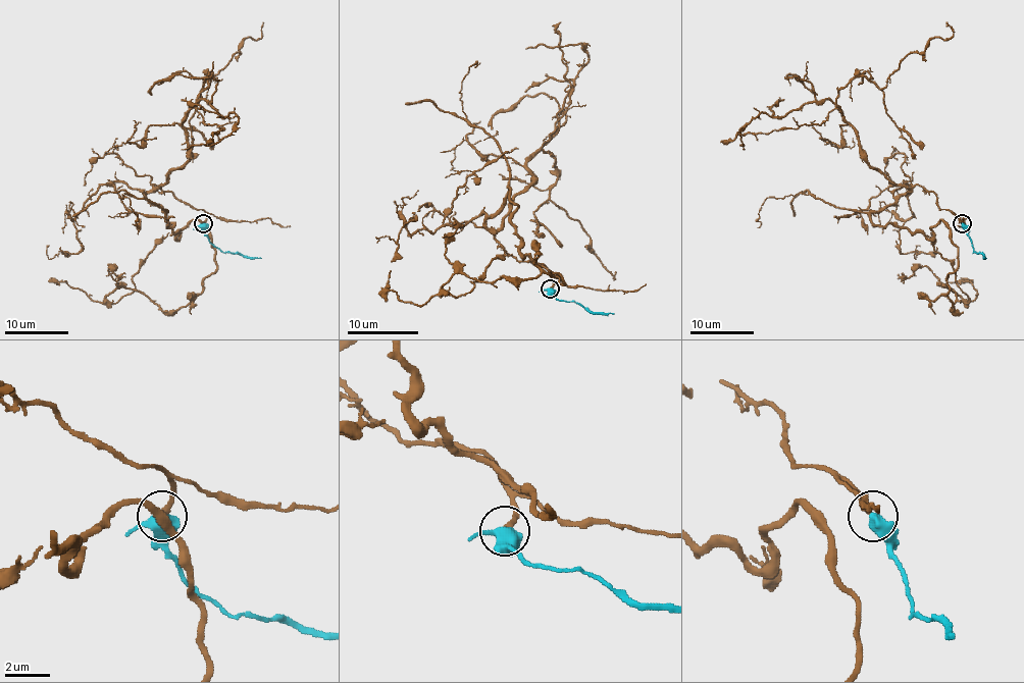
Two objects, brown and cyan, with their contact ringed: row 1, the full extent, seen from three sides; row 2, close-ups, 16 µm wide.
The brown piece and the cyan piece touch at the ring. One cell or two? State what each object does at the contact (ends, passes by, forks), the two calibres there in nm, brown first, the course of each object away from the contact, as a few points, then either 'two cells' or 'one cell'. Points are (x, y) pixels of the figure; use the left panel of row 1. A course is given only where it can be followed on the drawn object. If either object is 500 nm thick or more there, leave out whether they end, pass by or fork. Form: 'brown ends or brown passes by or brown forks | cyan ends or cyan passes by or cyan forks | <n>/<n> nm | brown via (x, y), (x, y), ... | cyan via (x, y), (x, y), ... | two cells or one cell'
brown ends | cyan passes by | 200/480 nm | brown via (202, 224), (153, 186), (216, 267), (175, 310), (123, 286), (111, 303), (168, 231) | cyan via (204, 224), (204, 233), (215, 247), (242, 256), (261, 258) | one cell

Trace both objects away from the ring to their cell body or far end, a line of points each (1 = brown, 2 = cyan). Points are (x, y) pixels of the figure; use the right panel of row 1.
1: (963, 224), (916, 186), (871, 214), (930, 239), (940, 219), (953, 310), (948, 286), (969, 301), (930, 231)
2: (963, 224), (974, 251), (985, 258)

